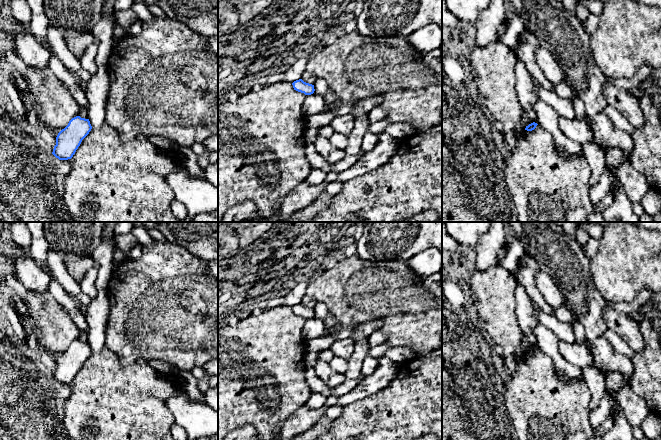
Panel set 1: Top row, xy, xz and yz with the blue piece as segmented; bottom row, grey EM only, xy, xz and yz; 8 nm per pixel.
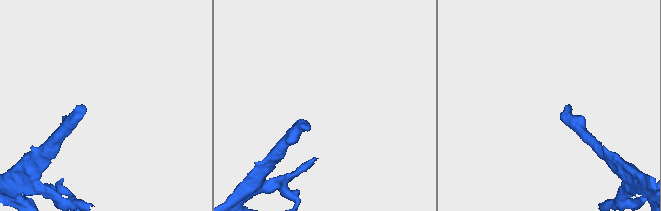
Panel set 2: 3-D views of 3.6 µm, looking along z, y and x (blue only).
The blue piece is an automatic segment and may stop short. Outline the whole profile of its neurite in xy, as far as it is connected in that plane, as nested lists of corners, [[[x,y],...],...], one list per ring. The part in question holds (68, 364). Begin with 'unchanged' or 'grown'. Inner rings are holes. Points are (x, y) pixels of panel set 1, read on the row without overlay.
unchanged; [[[80,340],[72,342],[68,349],[58,357],[52,378],[59,384],[71,383],[91,353],[89,343]]]

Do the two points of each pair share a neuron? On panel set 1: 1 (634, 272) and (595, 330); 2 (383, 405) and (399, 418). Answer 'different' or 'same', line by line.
1: different
2: same

